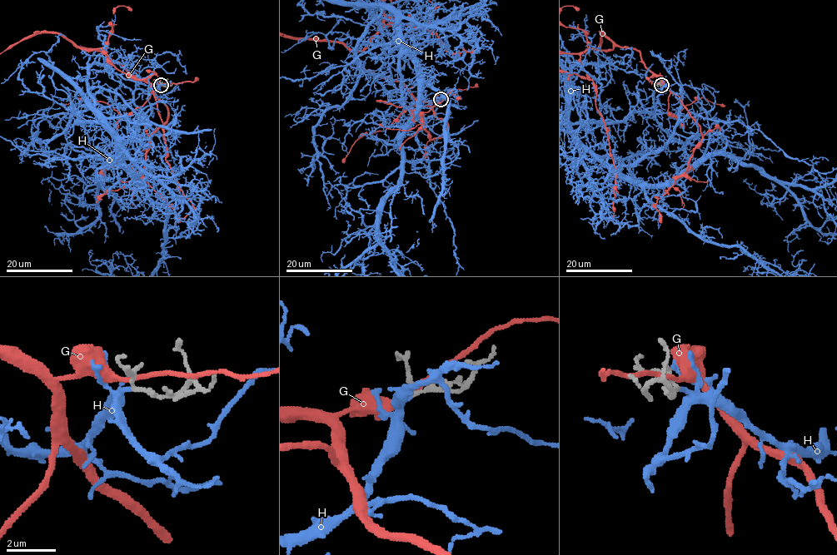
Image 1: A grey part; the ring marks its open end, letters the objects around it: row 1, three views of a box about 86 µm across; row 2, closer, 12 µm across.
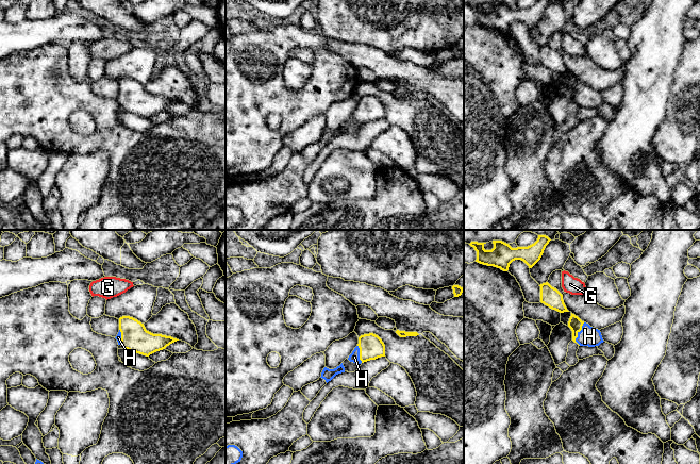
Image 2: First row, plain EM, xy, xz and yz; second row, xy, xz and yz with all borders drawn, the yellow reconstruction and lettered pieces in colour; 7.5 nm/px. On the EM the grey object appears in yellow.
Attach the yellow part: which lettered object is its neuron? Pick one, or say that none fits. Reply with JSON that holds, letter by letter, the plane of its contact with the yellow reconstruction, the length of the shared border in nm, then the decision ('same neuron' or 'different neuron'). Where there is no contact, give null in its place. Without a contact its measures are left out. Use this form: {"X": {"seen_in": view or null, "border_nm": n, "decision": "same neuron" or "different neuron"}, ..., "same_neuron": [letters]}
{"G": {"seen_in": null, "decision": "different neuron"}, "H": {"seen_in": "yz", "border_nm": 180, "decision": "same neuron"}, "same_neuron": ["H"]}

